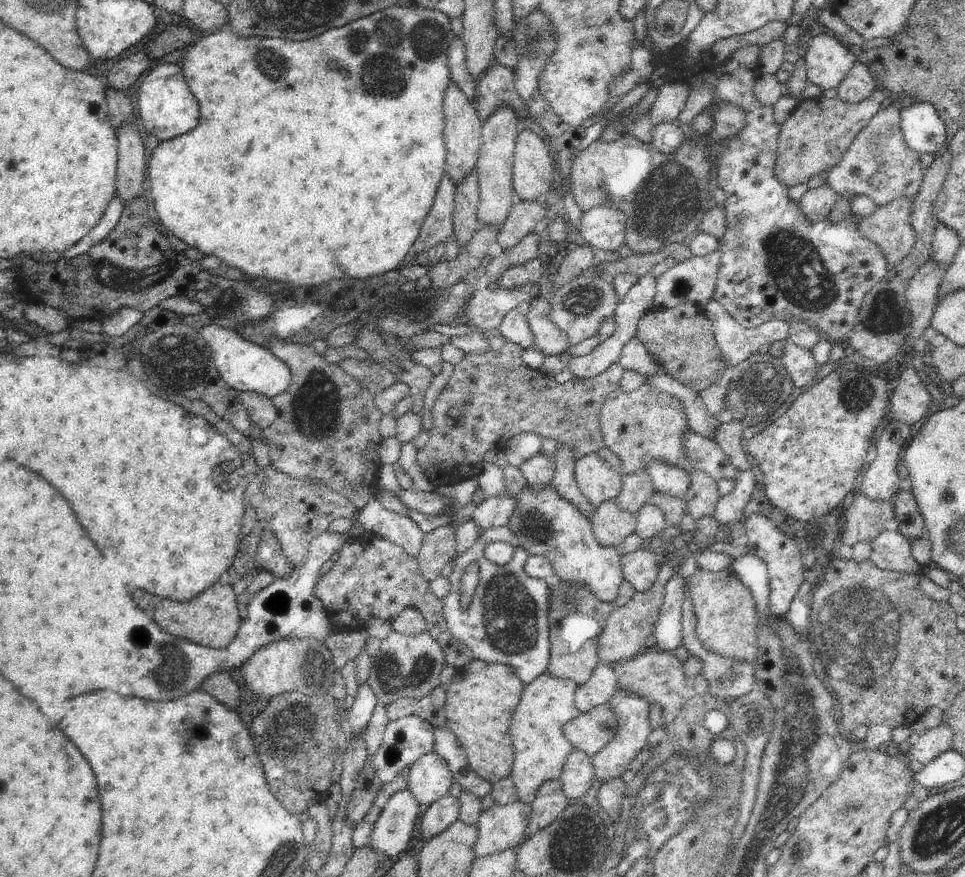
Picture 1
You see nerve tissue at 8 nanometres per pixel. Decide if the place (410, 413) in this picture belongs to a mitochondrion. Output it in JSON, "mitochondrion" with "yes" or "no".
{"mitochondrion":"no"}

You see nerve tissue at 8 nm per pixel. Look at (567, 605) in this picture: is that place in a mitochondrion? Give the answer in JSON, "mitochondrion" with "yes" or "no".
{"mitochondrion":"yes"}

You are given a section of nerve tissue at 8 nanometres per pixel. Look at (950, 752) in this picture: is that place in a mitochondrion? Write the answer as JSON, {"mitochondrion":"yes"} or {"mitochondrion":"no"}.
{"mitochondrion":"no"}

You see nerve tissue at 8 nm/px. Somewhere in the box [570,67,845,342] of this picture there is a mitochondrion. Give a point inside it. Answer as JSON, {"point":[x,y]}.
{"point":[667,200]}

